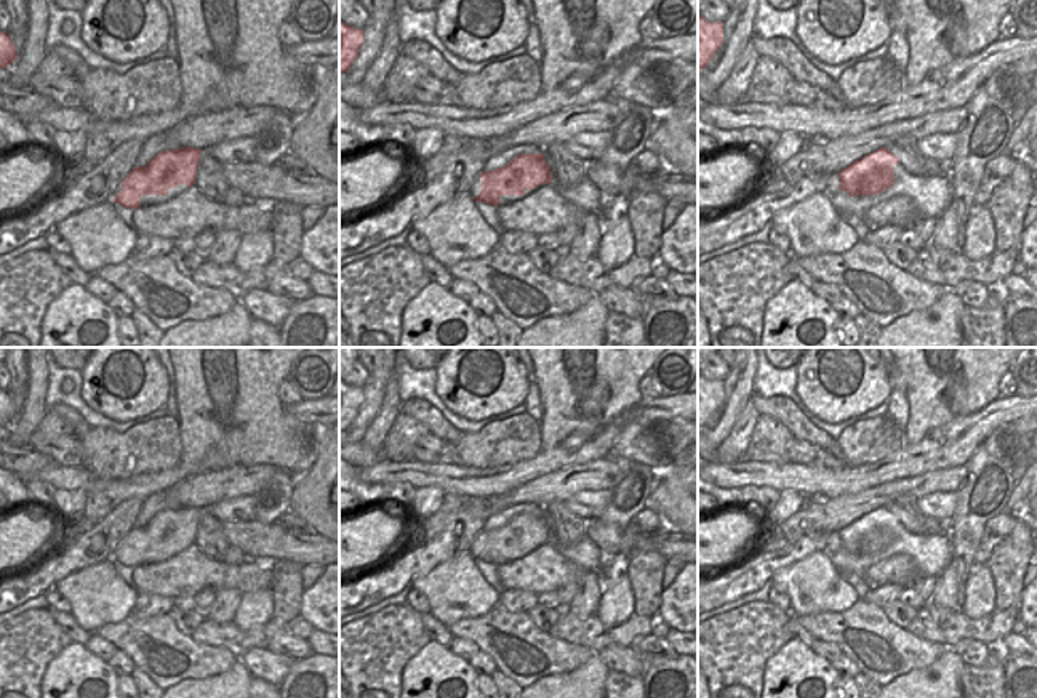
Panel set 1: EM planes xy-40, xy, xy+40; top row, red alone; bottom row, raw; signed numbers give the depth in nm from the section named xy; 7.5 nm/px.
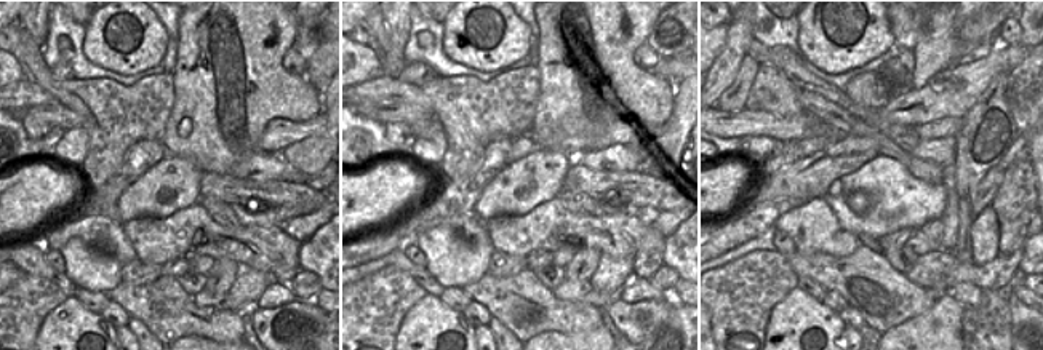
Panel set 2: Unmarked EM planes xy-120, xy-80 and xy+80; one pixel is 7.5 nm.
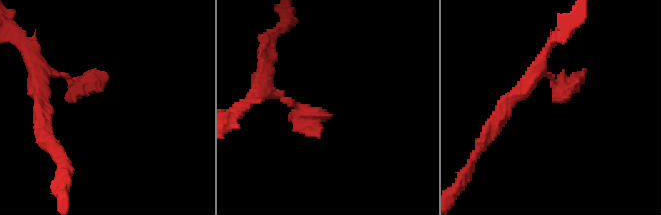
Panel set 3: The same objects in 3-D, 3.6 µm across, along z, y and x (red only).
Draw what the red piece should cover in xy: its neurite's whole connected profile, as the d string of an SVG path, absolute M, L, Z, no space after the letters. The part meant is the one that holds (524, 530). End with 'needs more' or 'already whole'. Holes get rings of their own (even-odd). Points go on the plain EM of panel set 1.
M520 512L514 515L506 525L493 530L483 530L480 535L482 548L475 560L486 564L499 564L501 554L525 554L525 549L533 549L541 543L551 543L552 532L539 512Z; already whole

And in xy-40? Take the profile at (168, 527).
M181 506L157 512L146 525L134 525L122 540L123 548L112 557L125 567L139 567L142 554L166 554L170 548L195 543L200 512L195 506Z; already whole

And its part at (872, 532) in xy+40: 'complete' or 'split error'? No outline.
complete

